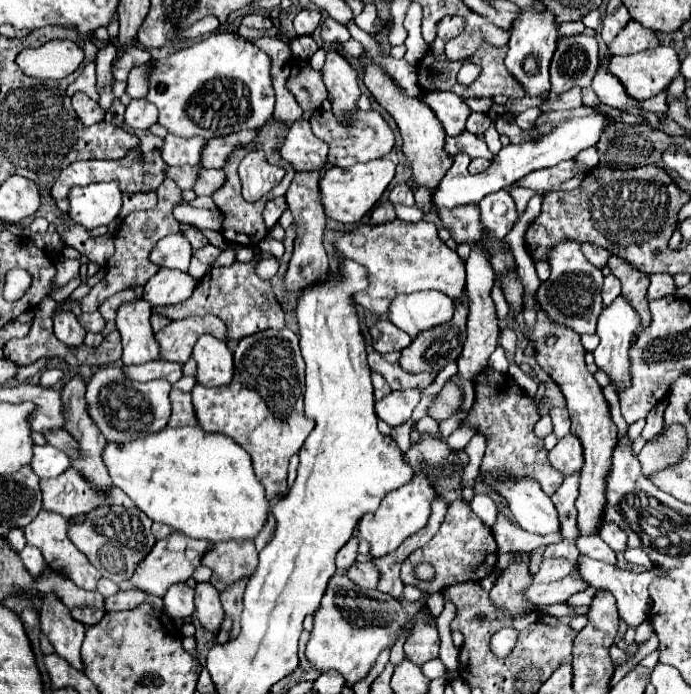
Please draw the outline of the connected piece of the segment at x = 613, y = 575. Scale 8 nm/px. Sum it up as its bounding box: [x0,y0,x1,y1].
[581,557,655,627]

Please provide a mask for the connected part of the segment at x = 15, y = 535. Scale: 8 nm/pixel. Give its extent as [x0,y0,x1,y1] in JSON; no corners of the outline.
[6,528,26,553]

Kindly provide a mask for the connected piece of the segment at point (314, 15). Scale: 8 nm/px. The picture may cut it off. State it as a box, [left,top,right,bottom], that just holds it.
[293,9,323,35]

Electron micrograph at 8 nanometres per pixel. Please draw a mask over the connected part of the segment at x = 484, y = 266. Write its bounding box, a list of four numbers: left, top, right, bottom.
[457,249,499,381]

